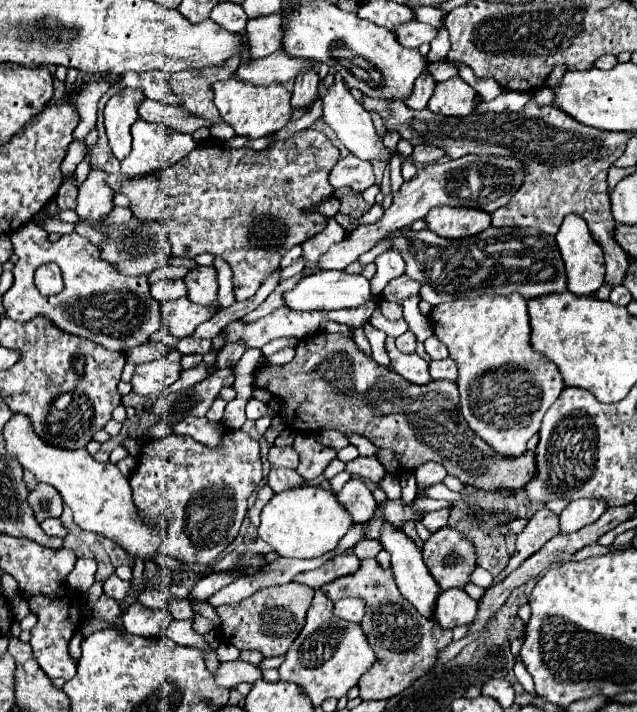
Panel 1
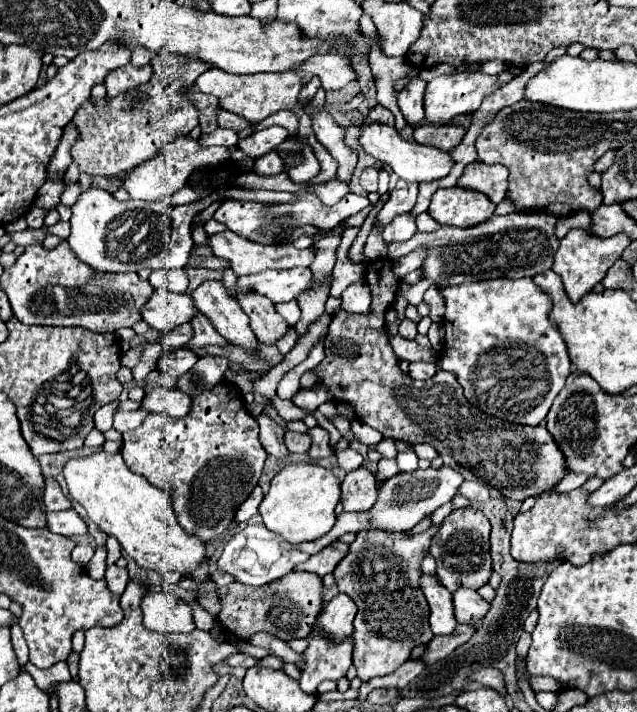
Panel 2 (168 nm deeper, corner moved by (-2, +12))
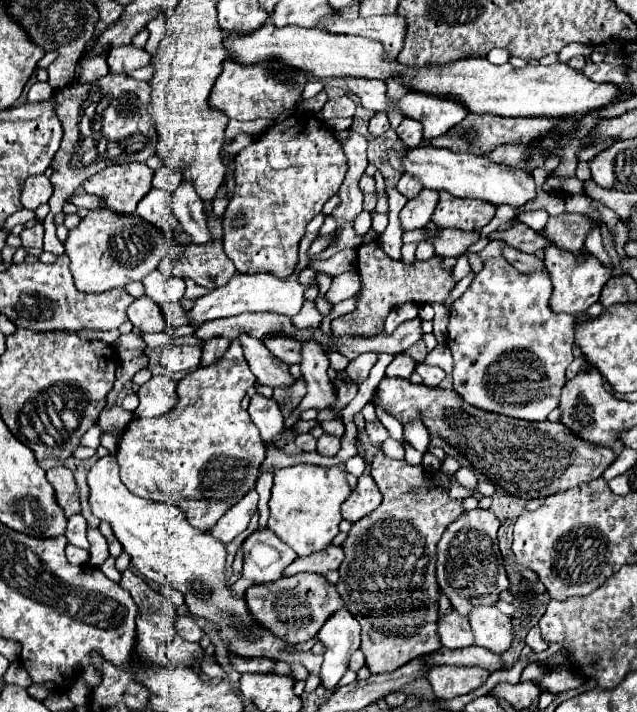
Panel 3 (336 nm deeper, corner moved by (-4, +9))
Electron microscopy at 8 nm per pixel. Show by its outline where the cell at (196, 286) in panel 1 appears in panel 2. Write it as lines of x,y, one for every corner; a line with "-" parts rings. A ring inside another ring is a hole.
210,280
192,292
196,308
214,324
220,336
246,352
258,350
258,340
248,326
248,316
240,304
228,296
222,282

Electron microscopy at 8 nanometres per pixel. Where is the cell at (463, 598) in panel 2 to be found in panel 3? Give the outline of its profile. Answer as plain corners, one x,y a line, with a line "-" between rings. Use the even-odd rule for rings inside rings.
478,605
468,613
468,621
474,633
474,645
486,647
494,653
502,653
510,647
512,625
510,617
496,607

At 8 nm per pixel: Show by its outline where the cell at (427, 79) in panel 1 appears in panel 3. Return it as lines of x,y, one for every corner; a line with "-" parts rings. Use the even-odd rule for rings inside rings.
402,119
402,123
396,129
398,137
406,143
406,147
418,147
422,143
422,123
414,119

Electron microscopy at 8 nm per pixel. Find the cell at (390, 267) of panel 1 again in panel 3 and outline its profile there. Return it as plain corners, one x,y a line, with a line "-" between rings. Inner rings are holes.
422,189
420,195
410,199
400,211
402,231
414,231
426,227
426,223
430,223
430,217
436,209
436,203
438,203
438,193

